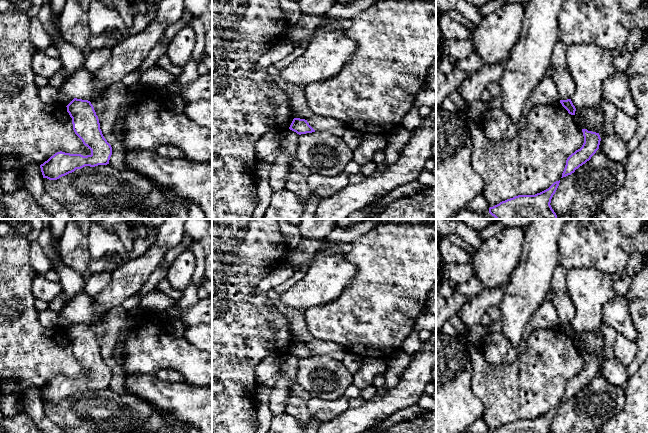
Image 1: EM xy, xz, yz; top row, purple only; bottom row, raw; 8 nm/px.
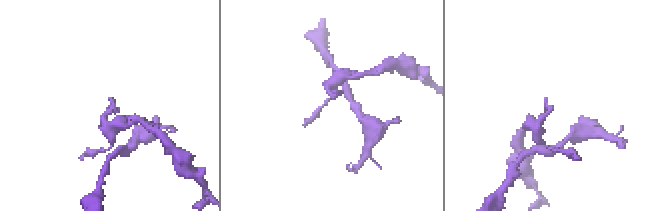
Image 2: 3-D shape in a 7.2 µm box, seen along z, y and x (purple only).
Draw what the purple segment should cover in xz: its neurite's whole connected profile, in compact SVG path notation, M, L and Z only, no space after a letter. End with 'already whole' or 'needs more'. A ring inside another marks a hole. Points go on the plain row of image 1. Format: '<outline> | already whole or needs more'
M294 342L289 353L299 359L315 356L315 354L309 349L307 344L300 342Z | already whole

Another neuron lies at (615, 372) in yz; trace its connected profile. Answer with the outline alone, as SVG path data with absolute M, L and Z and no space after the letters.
M615 357L603 360L599 371L612 385L625 388L628 382L627 366Z

